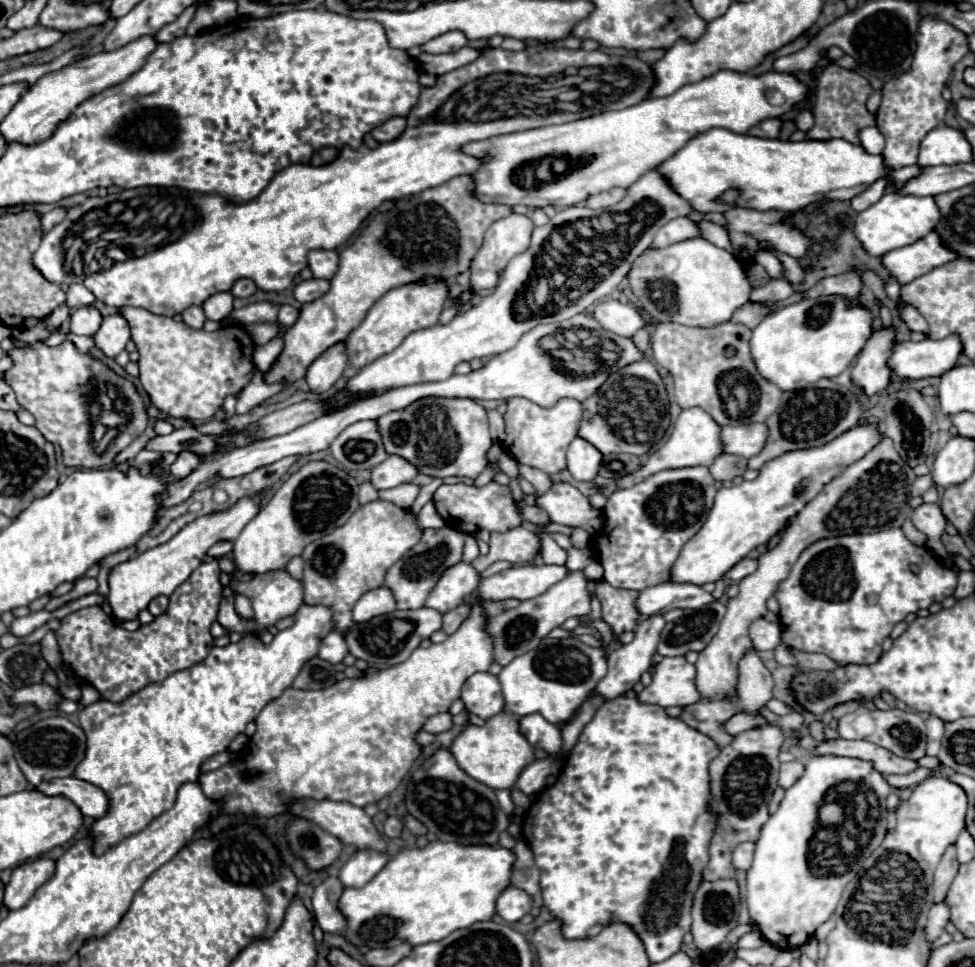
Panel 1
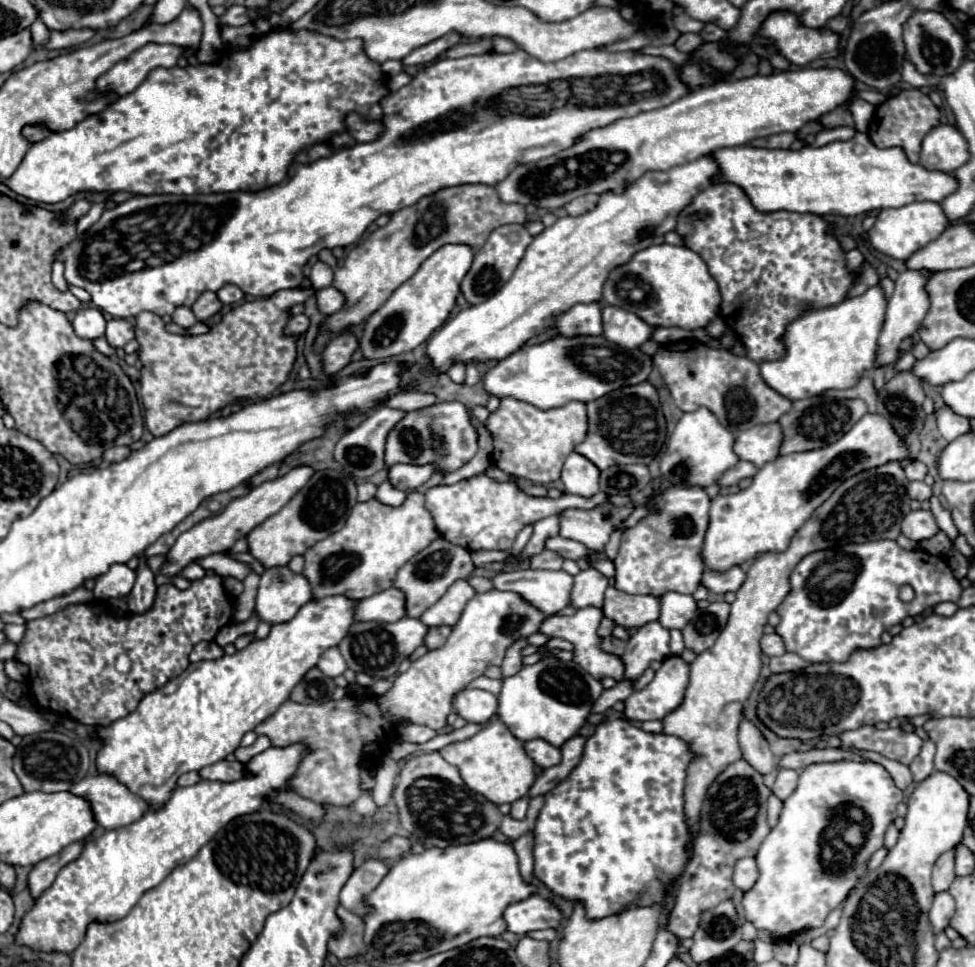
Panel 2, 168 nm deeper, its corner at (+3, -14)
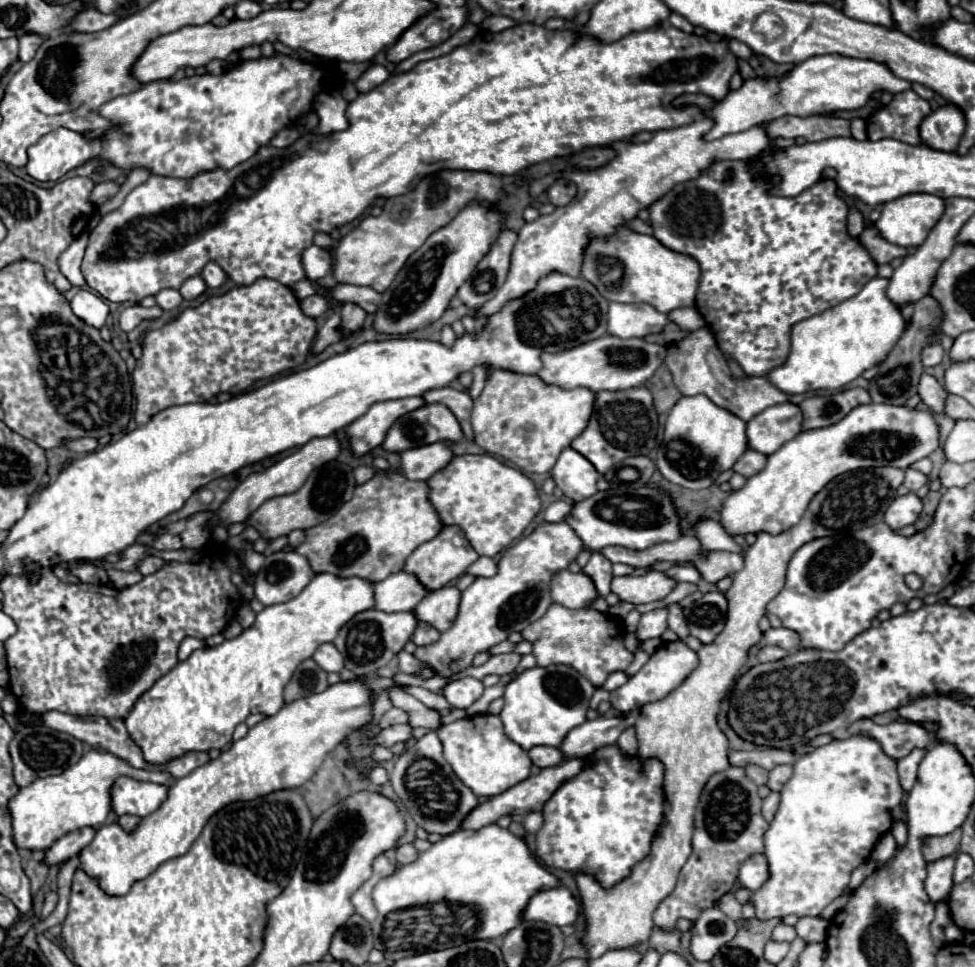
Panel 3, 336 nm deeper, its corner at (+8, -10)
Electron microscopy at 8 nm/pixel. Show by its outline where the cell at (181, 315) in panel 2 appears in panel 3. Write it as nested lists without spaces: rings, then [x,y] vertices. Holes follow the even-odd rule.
[[[160,290],[160,294],[156,294],[156,304],[162,308],[162,310],[172,310],[176,306],[180,306],[182,302],[182,296],[178,290]]]

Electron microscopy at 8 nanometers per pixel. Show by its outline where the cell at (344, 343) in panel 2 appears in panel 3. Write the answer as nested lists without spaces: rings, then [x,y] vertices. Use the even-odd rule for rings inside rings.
[[[346,302],[342,306],[342,330],[344,332],[360,330],[364,324],[364,318],[366,318],[366,312],[360,306],[356,306],[354,302]]]

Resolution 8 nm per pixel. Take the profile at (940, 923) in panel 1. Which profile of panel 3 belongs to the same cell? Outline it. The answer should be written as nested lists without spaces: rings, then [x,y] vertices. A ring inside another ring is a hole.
[[[950,854],[948,858],[938,858],[936,862],[928,862],[926,870],[926,892],[932,902],[938,900],[948,900],[950,890],[952,890],[952,870],[954,870],[956,854]]]

